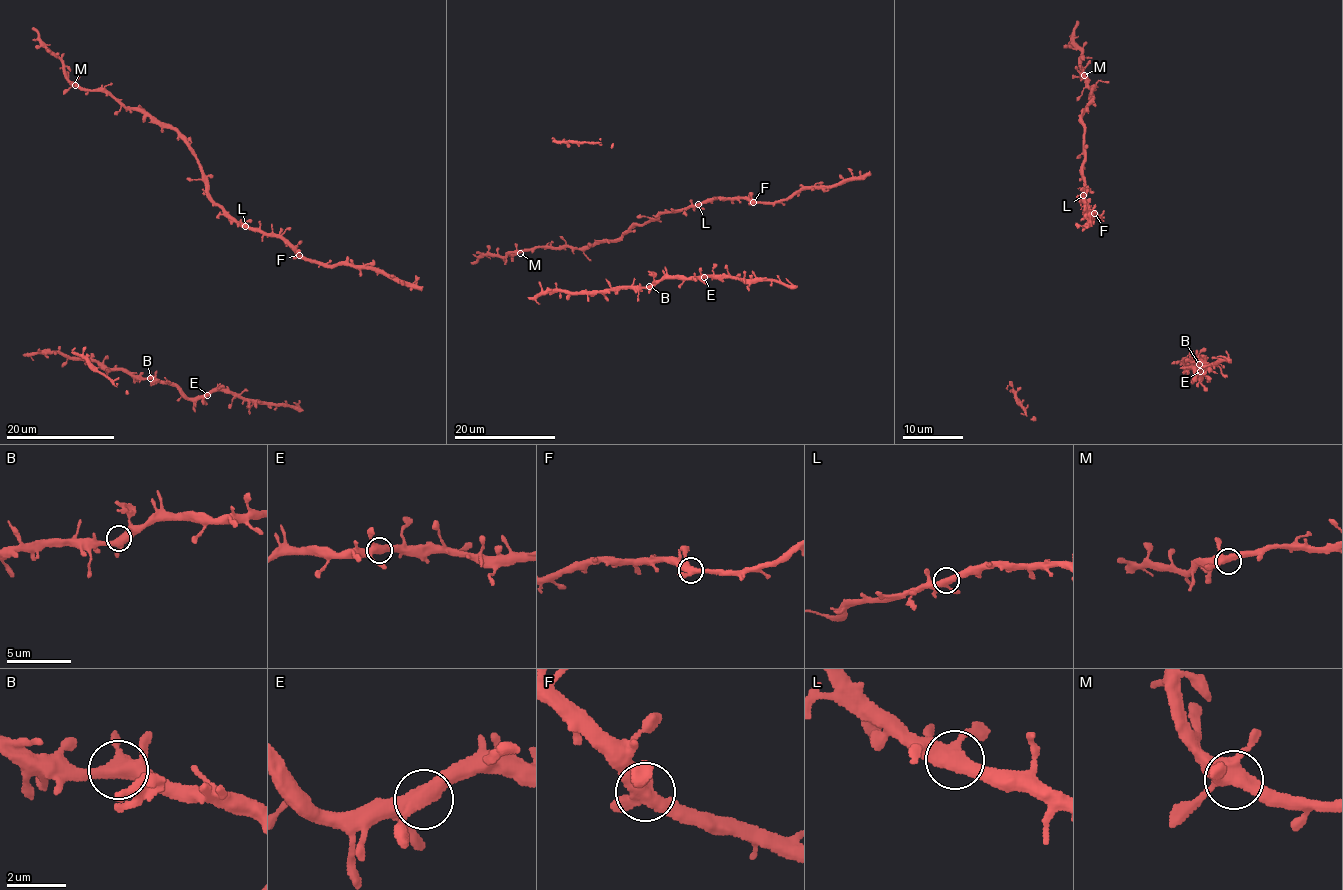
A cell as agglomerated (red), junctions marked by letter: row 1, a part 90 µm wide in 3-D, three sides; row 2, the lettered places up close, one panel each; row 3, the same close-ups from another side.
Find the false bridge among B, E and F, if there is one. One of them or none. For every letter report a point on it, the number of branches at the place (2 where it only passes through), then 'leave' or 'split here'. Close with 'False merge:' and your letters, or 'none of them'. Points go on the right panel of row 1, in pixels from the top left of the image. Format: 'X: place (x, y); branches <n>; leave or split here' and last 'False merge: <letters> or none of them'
B: place (1199, 364); branches 4; leave
E: place (1200, 371); branches 4; leave
F: place (1094, 213); branches 4; leave
False merge: none of them

